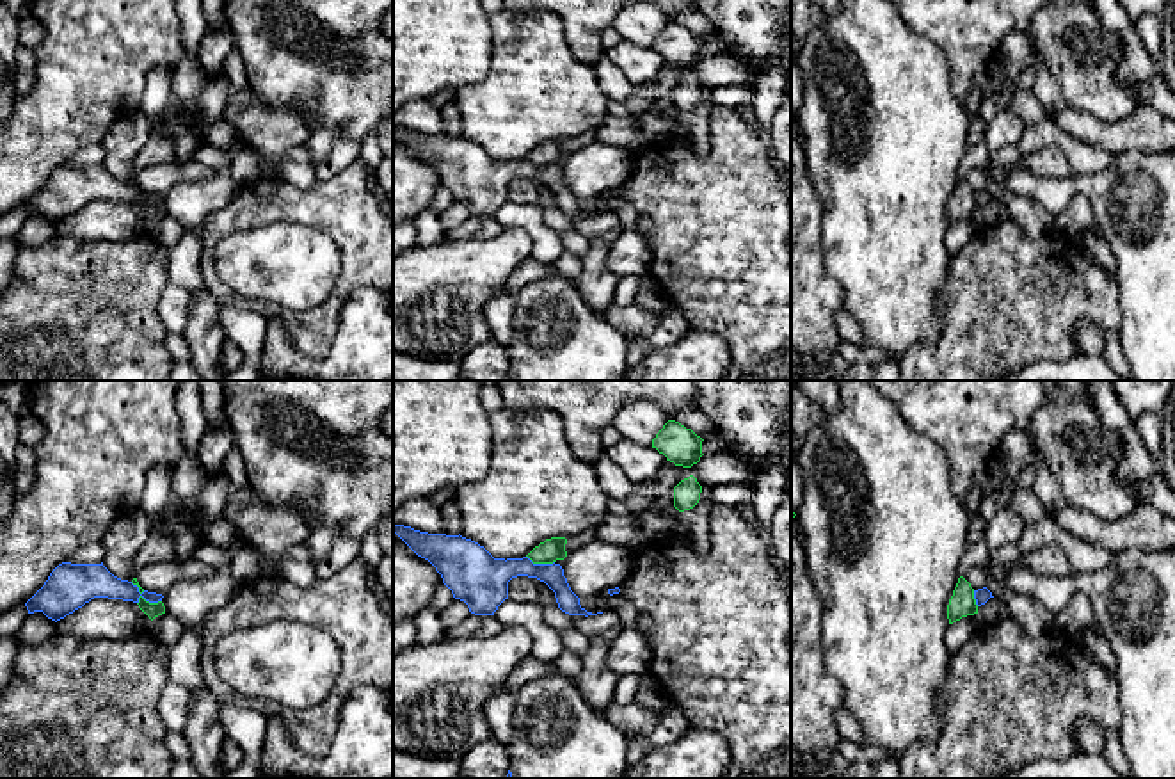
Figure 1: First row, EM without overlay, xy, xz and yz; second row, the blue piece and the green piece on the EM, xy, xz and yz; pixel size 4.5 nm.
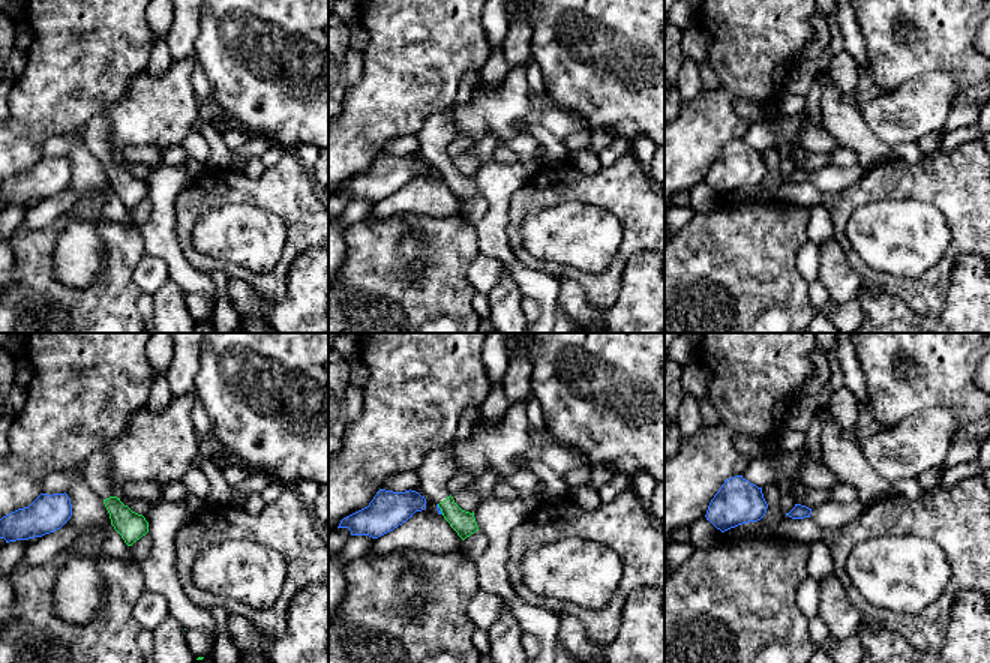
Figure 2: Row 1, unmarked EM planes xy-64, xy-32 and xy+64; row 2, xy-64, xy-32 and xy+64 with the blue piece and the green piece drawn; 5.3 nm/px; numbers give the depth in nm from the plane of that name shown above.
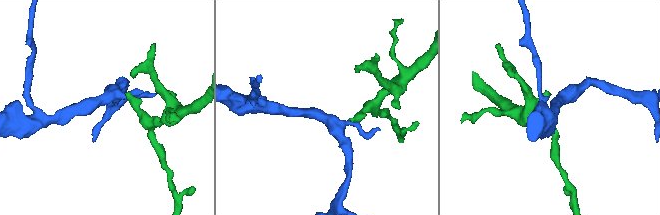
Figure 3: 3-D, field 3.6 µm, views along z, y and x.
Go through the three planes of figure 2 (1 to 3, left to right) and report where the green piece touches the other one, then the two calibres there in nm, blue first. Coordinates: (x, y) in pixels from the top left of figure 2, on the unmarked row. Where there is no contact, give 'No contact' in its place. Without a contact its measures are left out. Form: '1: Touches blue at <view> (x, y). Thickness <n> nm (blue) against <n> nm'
1: No contact
2: Touches blue at xy-32 (440, 173). Thickness 20 nm (blue) against 130 nm
3: No contact

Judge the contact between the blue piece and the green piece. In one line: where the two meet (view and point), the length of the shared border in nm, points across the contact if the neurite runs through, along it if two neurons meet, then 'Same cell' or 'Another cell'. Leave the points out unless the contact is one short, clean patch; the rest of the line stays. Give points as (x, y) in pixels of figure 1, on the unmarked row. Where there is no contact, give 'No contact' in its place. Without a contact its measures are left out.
Touches blue at xy (144, 200). Shared border 170 nm. Boundary: xy (130, 184), (146, 201), (160, 203). Another cell

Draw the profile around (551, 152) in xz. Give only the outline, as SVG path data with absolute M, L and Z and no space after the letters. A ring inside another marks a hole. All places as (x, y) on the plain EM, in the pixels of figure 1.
M551 139L535 148L526 158L533 165L553 165L567 158L565 146L567 146L565 139Z

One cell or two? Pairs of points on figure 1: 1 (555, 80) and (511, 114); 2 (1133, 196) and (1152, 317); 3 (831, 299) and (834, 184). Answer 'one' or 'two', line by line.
1: one
2: one
3: two

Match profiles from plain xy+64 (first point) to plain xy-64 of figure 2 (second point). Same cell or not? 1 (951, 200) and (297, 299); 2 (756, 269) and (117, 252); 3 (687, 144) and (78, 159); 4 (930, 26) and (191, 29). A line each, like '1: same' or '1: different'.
1: different
2: same
3: different
4: different

